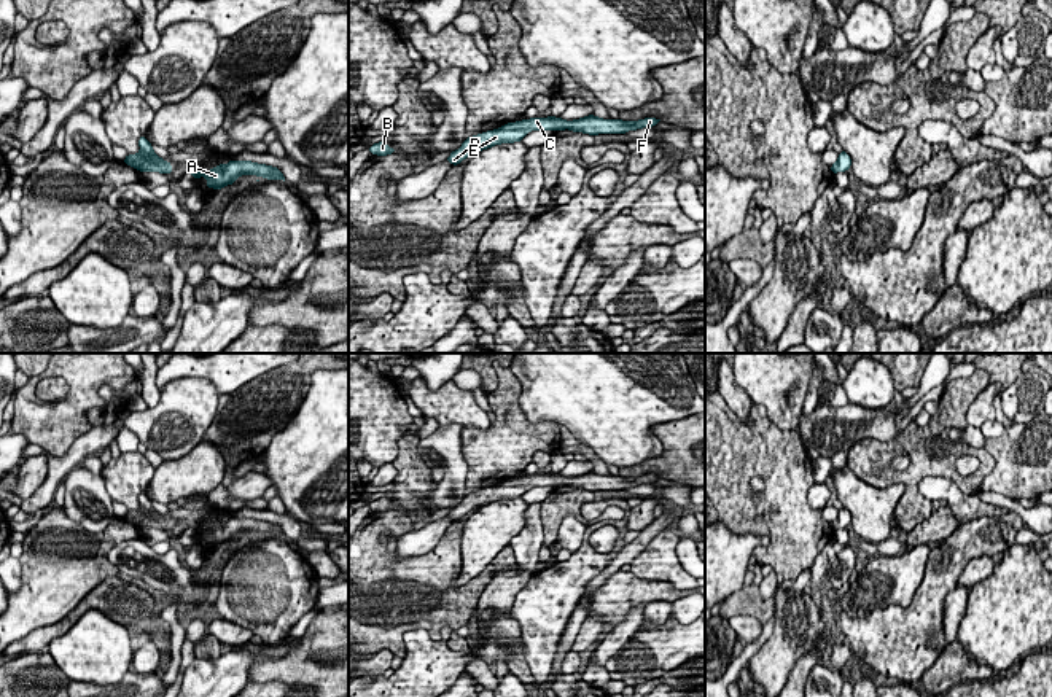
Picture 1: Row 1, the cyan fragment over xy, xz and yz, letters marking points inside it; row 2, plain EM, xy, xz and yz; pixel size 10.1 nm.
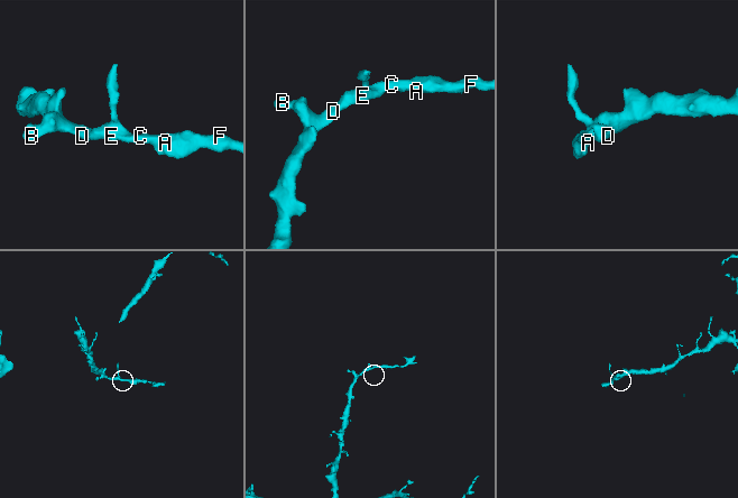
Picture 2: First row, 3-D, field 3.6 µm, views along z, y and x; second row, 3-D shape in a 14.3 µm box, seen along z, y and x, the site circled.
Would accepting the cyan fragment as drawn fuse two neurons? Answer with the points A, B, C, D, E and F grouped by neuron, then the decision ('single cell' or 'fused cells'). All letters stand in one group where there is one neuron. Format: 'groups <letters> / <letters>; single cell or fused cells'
groups A B C D E F; single cell

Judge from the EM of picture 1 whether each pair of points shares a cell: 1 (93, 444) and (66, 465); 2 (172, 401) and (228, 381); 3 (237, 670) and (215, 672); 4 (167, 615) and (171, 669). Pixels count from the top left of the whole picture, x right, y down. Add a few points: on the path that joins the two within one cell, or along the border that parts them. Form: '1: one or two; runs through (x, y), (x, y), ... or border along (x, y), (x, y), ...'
1: one; runs through (86, 444), (72, 459)
2: two; border along (177, 377), (206, 377), (220, 393)
3: one; runs through (233, 670), (220, 672)
4: one; runs through (174, 627), (175, 656)

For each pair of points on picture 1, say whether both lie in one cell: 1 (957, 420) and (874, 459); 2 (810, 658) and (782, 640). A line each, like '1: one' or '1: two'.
1: one
2: two

